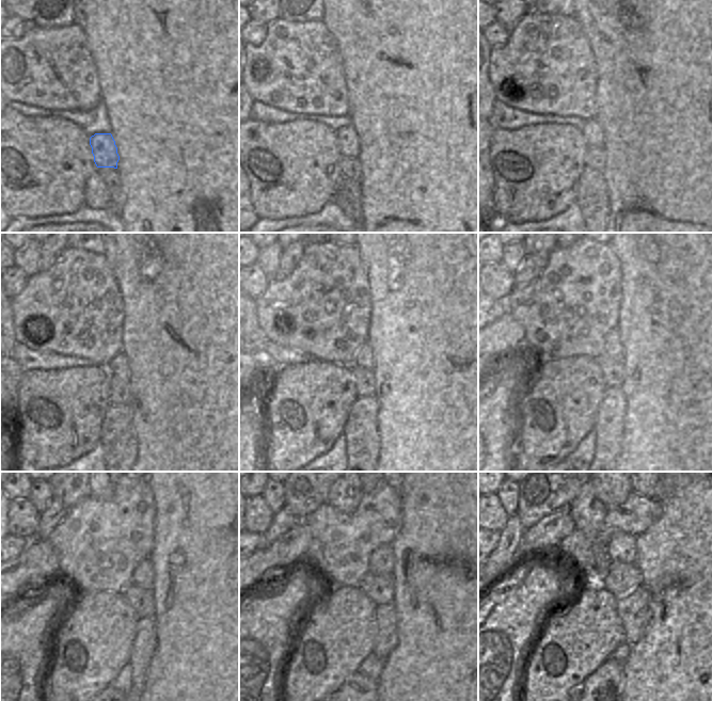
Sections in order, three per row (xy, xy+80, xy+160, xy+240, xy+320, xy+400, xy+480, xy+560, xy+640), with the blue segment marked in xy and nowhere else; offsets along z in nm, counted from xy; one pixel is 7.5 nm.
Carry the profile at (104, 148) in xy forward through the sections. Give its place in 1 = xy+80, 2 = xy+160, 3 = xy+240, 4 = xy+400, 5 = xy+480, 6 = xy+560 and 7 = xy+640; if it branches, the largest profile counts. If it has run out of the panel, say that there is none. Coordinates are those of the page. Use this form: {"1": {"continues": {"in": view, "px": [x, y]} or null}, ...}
{"1": {"continues": {"in": "xy+80", "px": [348, 142]}}, "2": {"continues": {"in": "xy+160", "px": [592, 131]}}, "3": {"continues": {"in": "xy+240", "px": [117, 367]}}, "4": {"continues": {"in": "xy+400", "px": [612, 347]}}, "5": {"continues": {"in": "xy+480", "px": [143, 574]}}, "6": {"continues": {"in": "xy+560", "px": [381, 561]}}, "7": {"continues": {"in": "xy+640", "px": [621, 547]}}}

